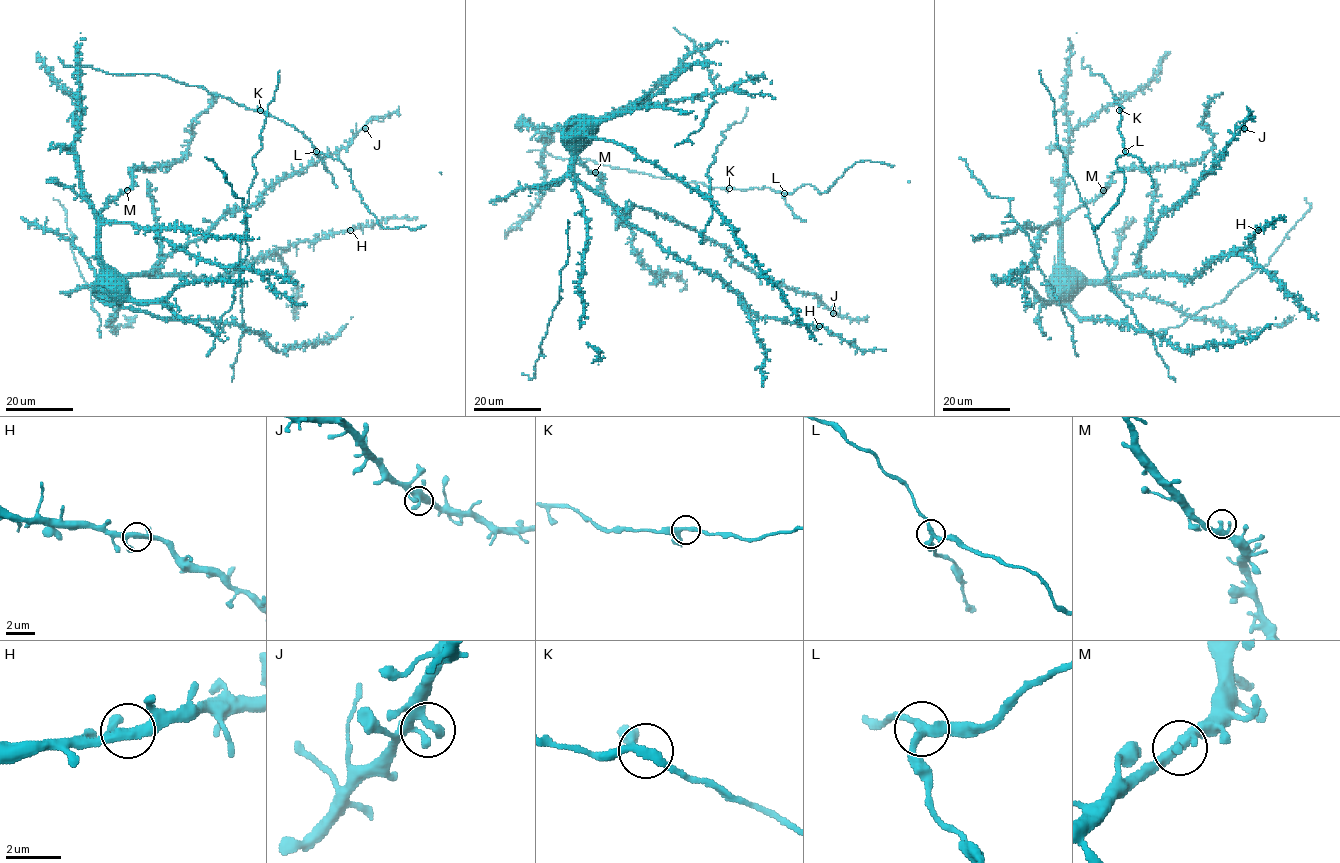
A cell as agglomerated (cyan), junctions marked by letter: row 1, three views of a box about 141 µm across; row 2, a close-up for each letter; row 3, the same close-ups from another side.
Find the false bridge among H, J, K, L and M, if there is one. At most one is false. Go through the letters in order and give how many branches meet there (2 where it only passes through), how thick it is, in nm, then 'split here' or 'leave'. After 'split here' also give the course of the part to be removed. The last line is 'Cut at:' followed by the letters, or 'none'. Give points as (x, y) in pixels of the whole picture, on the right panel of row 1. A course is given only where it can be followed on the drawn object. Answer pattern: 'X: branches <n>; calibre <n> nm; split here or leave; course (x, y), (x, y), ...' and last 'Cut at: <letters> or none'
H: branches 3; calibre 280 nm; leave
J: branches 3; calibre 280 nm; leave
K: branches 3; calibre 280 nm; leave
L: branches 3; calibre 280 nm; split here; course (1124, 151), (1135, 156), (1147, 170), (1152, 188)
M: branches 3; calibre 280 nm; leave
Cut at: L

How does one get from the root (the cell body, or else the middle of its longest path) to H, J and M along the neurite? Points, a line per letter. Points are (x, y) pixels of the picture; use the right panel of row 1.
H: (1051, 280), (1107, 281), (1137, 275), (1176, 275), (1190, 280), (1215, 258), (1243, 248), (1258, 230)
J: (1051, 280), (1107, 281), (1134, 275), (1140, 269), (1140, 249), (1157, 220), (1190, 192), (1244, 128)
M: (1051, 280), (1061, 260), (1063, 220), (1093, 202), (1103, 190)

